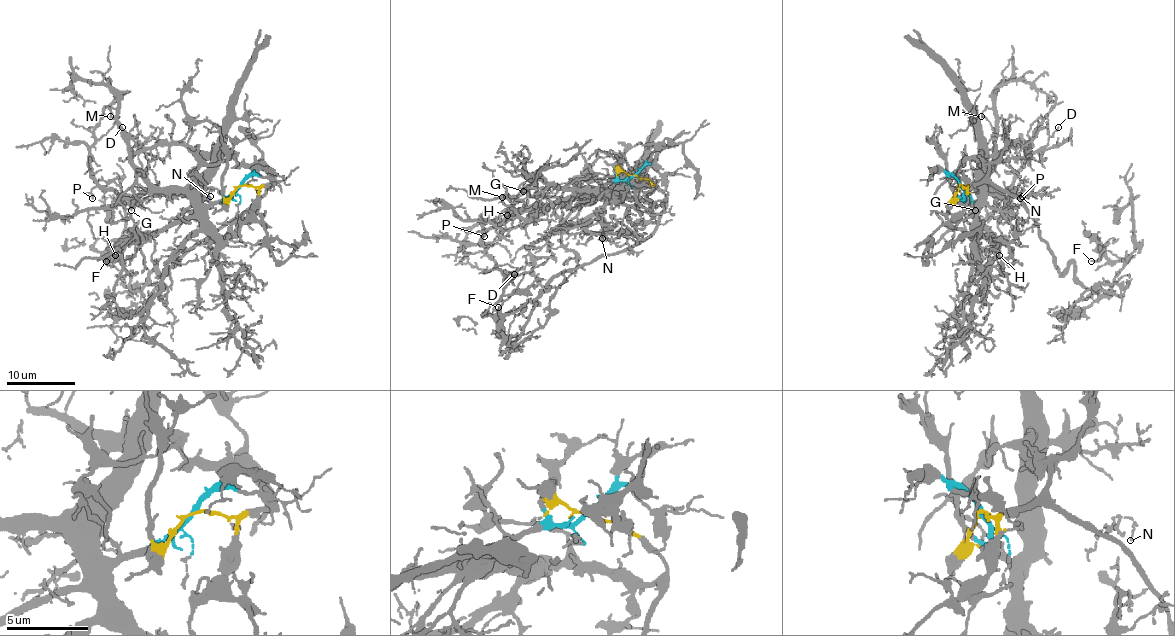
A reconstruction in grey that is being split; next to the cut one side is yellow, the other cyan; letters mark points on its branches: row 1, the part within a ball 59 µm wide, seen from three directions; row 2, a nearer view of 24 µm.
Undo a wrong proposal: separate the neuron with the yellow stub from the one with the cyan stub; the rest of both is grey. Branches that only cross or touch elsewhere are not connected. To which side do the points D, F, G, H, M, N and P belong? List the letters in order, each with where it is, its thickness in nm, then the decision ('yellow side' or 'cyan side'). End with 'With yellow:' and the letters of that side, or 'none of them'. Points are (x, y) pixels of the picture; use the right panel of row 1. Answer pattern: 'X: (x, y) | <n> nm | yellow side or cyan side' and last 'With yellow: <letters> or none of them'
D: (1058, 127) | 110 nm | cyan side
F: (1091, 261) | 120 nm | yellow side
G: (975, 210) | 110 nm | cyan side
H: (999, 255) | 110 nm | cyan side
M: (981, 116) | 120 nm | cyan side
N: (1022, 196) | 110 nm | cyan side
P: (1020, 198) | 110 nm | cyan side
With yellow: F

